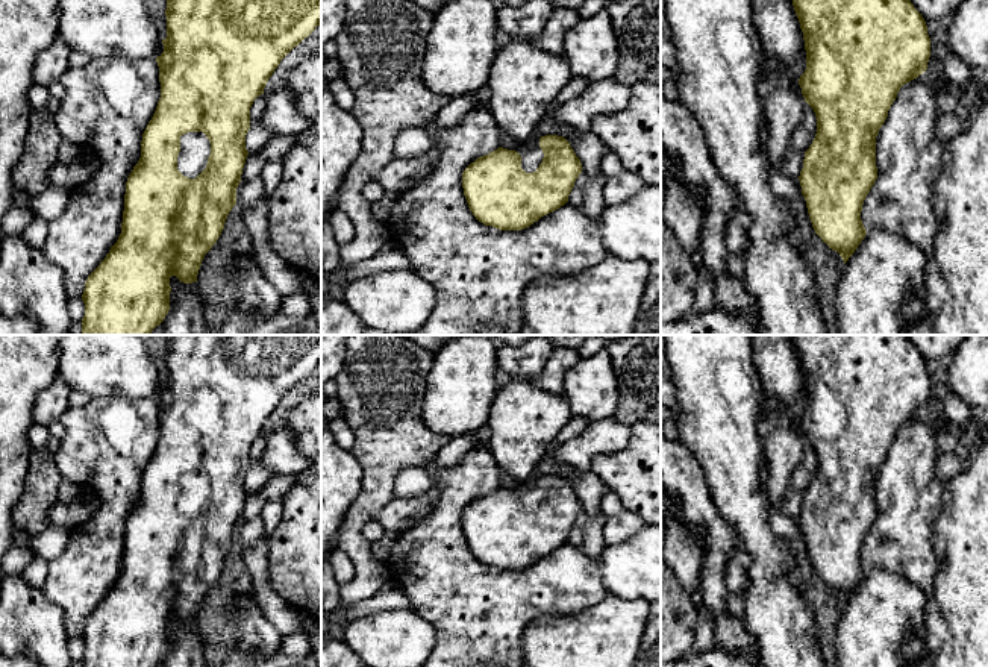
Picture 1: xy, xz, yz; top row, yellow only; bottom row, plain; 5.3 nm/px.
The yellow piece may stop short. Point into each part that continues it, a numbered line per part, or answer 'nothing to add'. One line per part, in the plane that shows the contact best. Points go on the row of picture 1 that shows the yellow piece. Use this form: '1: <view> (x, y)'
1: xy (194, 146)

